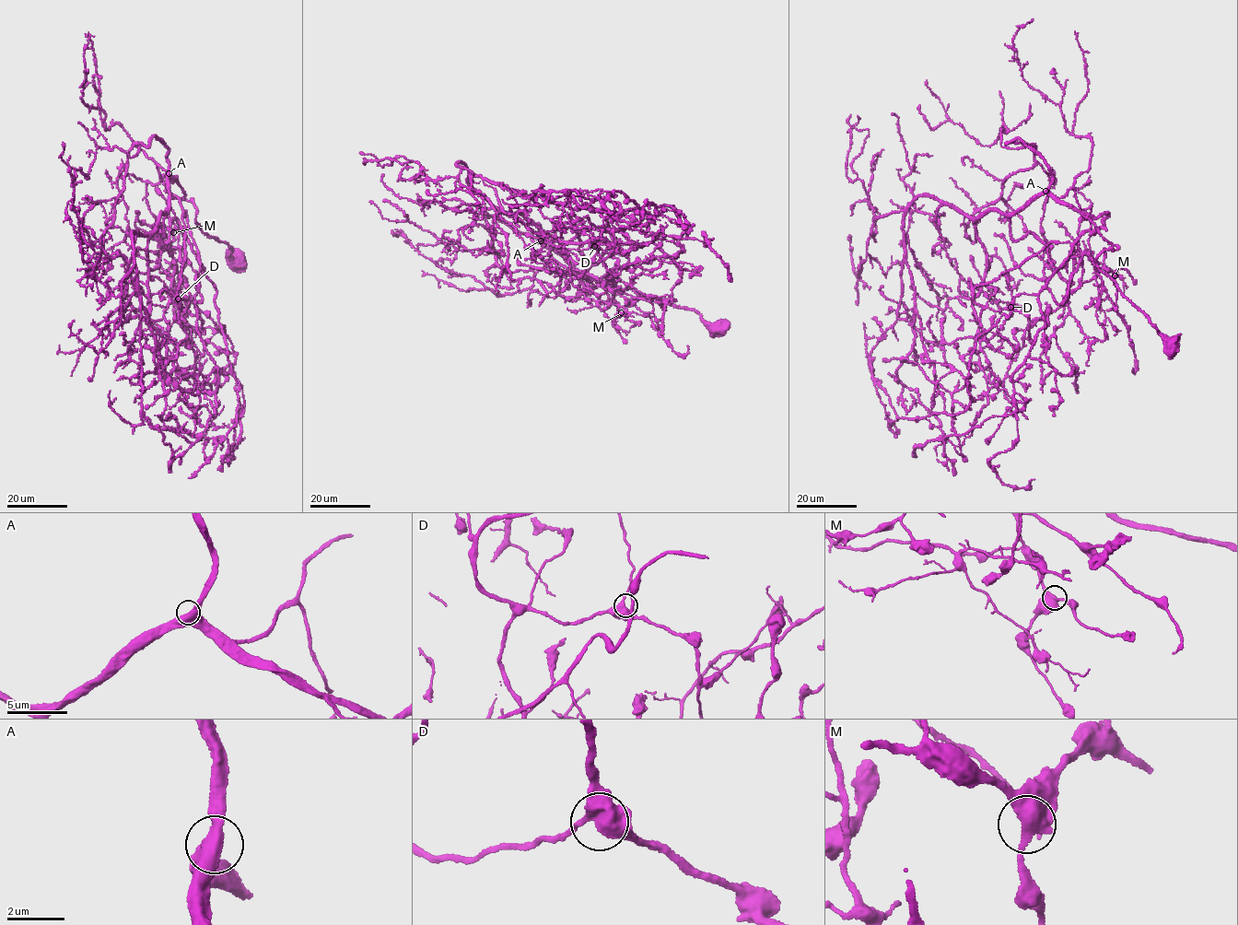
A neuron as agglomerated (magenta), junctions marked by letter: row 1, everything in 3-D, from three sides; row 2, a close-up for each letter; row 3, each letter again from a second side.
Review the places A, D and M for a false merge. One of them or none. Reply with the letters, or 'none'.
none

